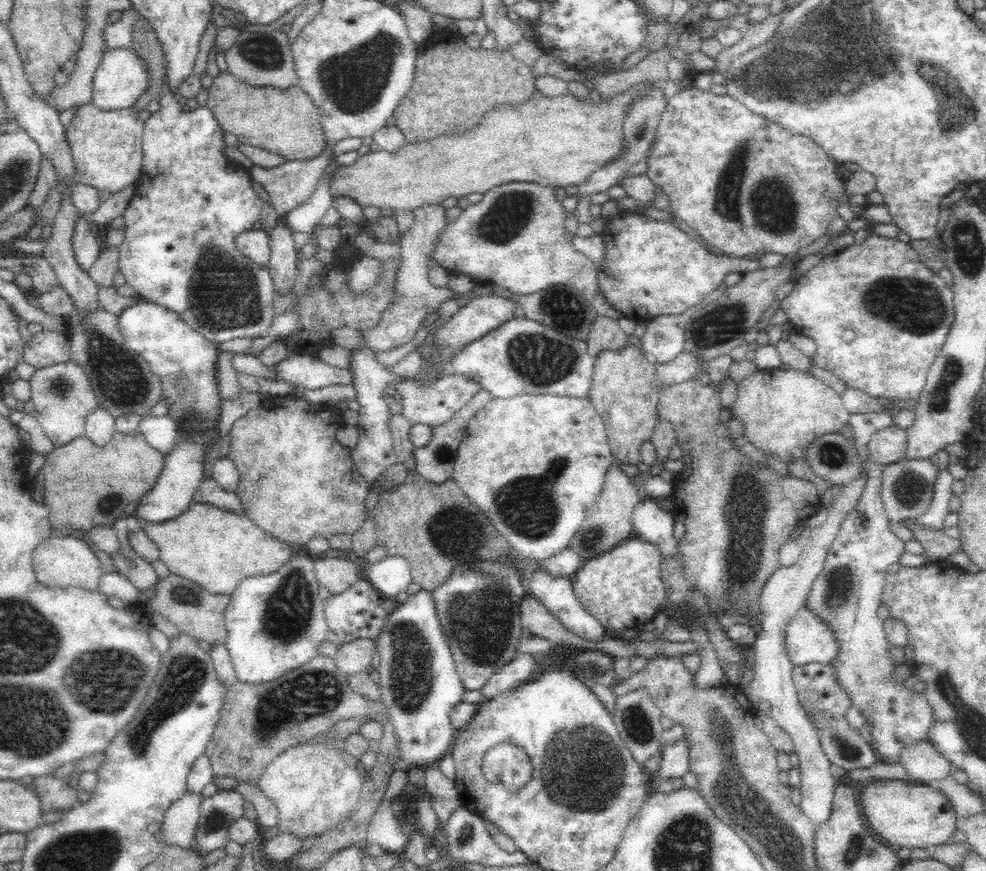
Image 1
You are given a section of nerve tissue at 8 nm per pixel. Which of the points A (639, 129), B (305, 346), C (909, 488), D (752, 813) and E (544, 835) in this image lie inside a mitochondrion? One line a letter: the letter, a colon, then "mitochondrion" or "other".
A: mitochondrion
B: other
C: mitochondrion
D: mitochondrion
E: other

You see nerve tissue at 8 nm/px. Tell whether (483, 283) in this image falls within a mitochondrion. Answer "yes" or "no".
no

